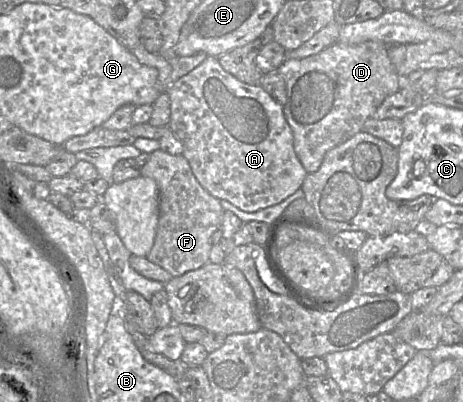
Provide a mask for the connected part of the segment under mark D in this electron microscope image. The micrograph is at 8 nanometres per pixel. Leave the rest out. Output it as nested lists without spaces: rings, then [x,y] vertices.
[[[376,41],[358,45],[334,43],[321,52],[302,59],[286,59],[279,67],[286,84],[284,116],[292,129],[294,150],[307,173],[315,172],[325,153],[345,142],[362,130],[365,121],[391,94],[403,86],[403,79],[396,72],[387,54],[388,46]]]

